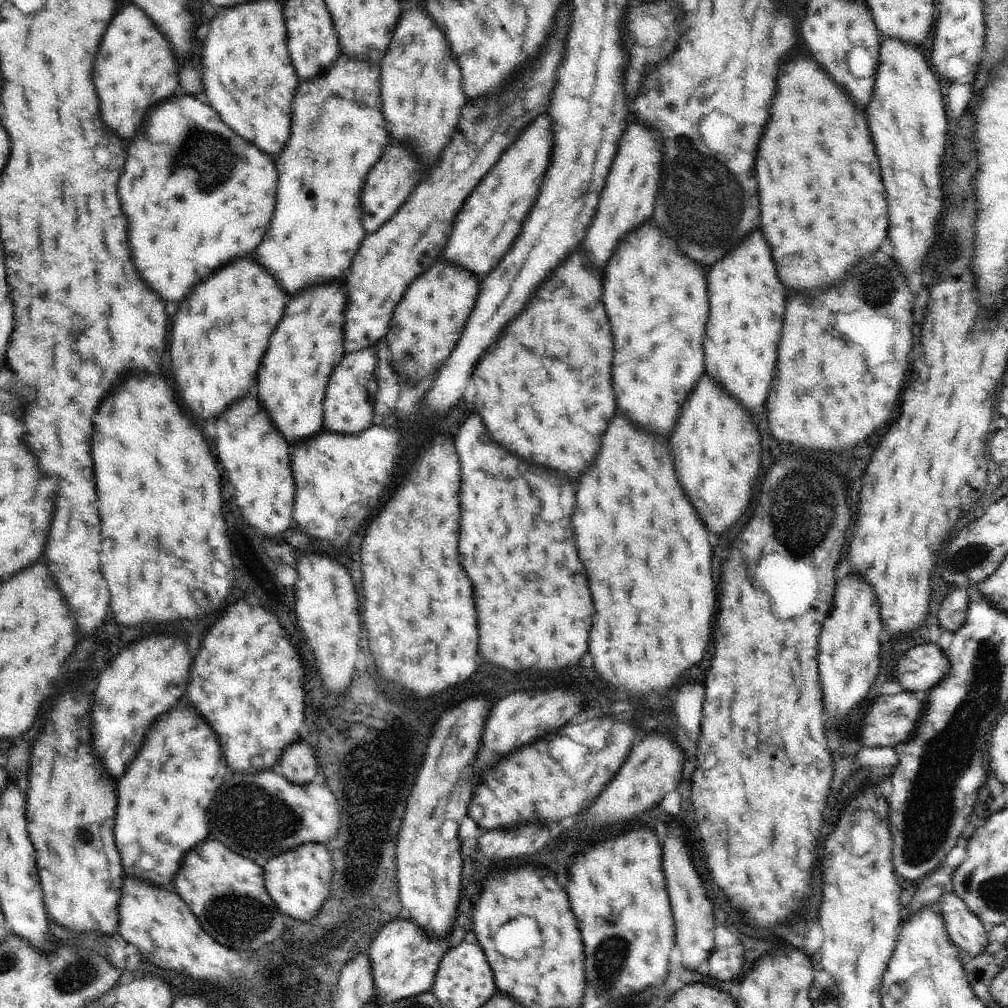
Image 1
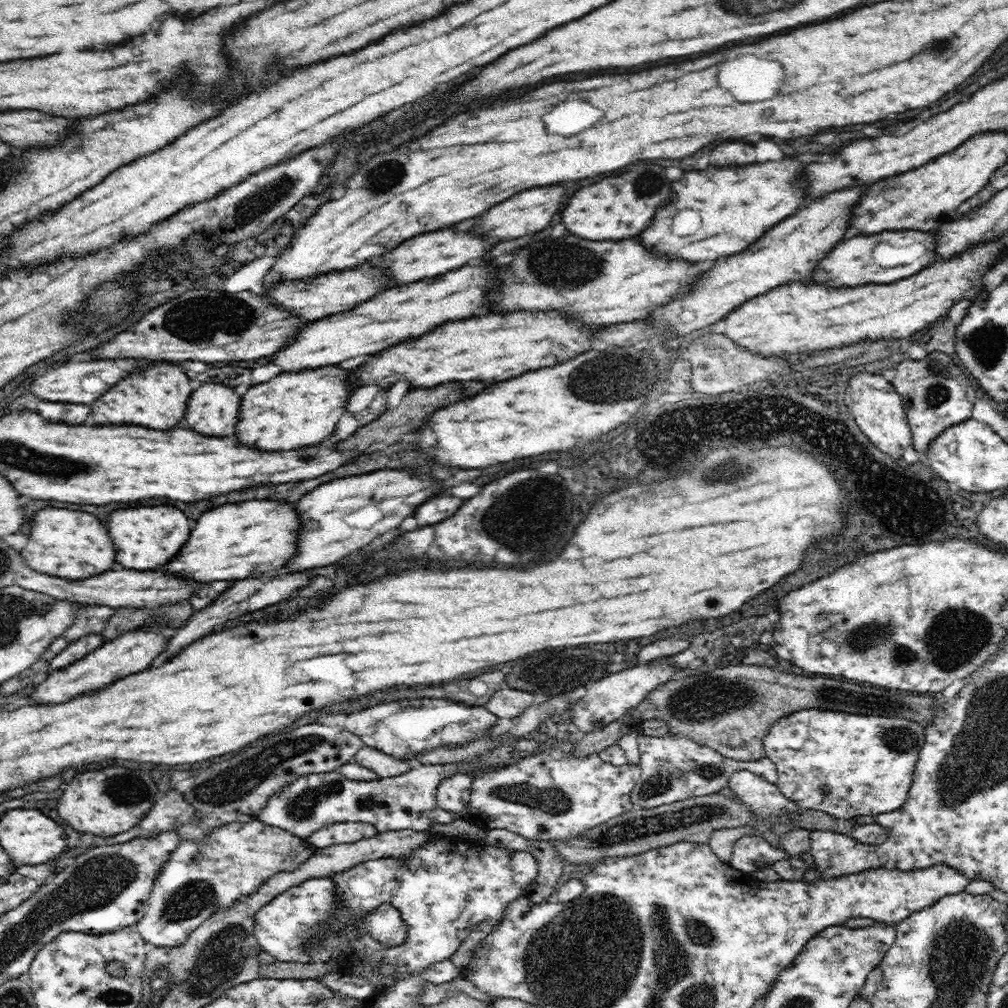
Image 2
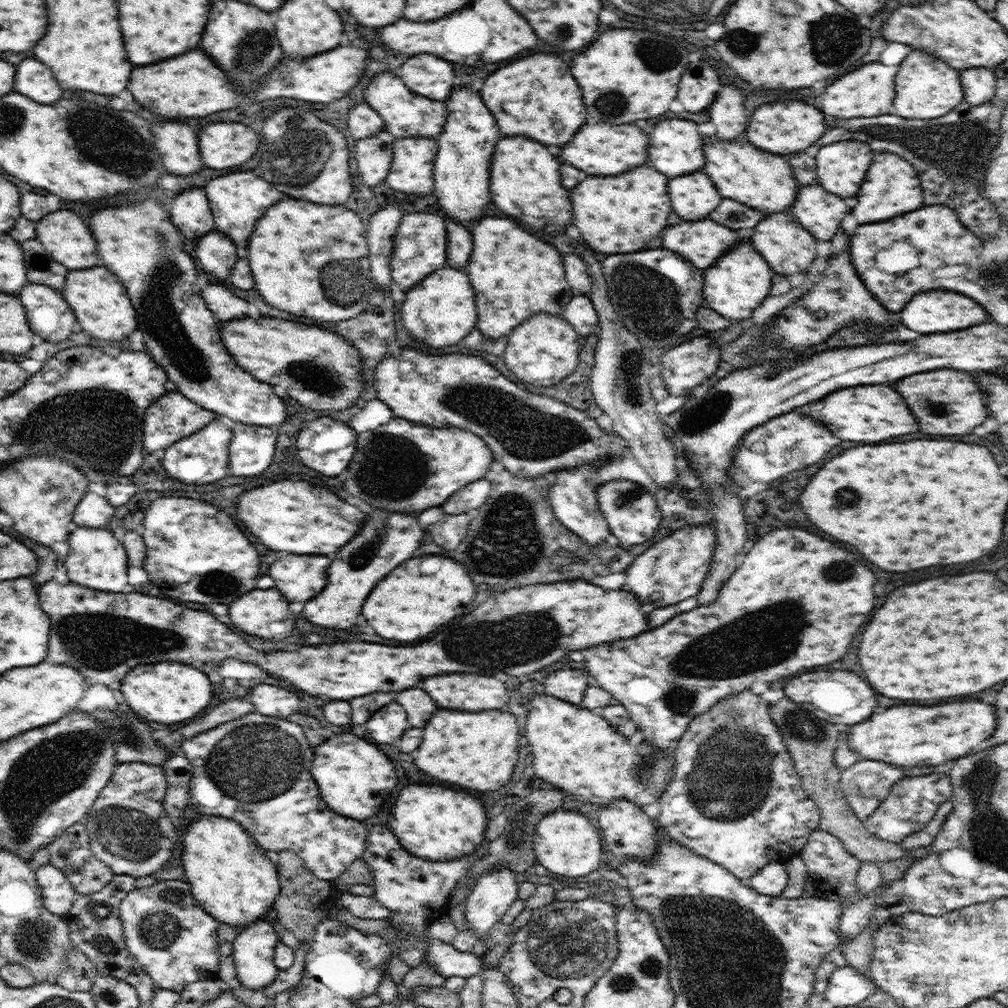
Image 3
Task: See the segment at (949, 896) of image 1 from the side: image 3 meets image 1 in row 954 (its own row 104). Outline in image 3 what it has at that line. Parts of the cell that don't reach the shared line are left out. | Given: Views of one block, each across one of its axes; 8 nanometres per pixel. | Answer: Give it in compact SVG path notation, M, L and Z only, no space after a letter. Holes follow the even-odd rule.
M976 67L960 72L965 101L972 106L990 100L995 95L997 78L994 69Z

